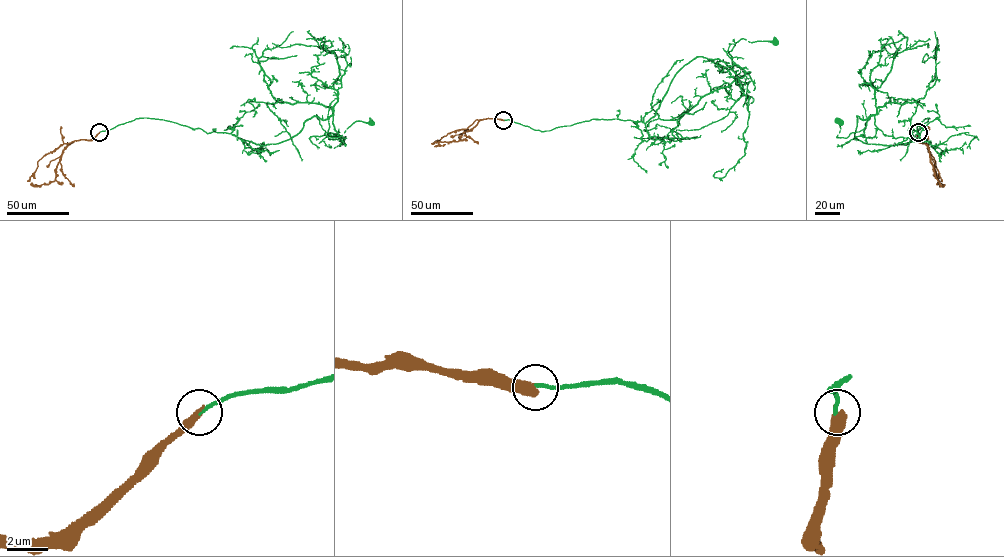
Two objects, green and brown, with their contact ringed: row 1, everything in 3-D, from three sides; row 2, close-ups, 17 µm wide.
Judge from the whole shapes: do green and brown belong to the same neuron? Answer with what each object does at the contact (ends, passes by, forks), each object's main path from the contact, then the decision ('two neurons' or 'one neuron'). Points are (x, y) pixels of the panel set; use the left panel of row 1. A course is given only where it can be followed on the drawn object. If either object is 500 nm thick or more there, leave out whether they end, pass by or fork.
green ends | brown ends | green via (99, 132), (148, 118), (260, 145), (288, 140), (314, 116), (329, 118), (329, 138), (357, 121), (372, 123) | brown via (99, 132), (91, 140), (75, 140), (68, 145), (58, 164), (55, 179), (34, 185), (41, 186) | two neurons

